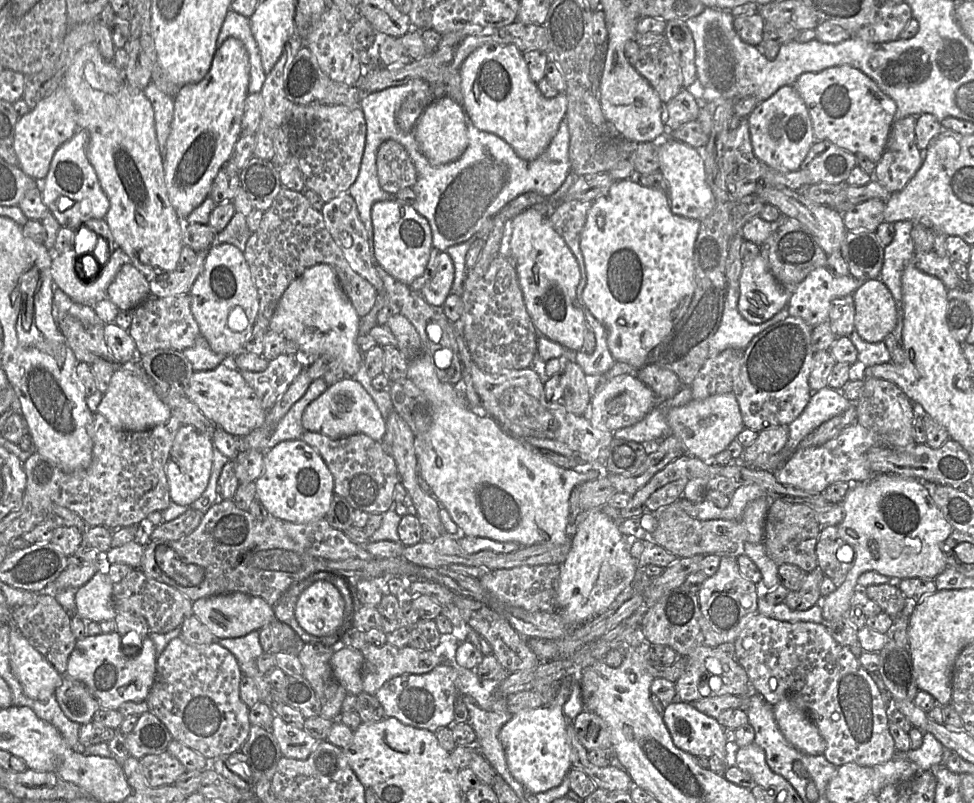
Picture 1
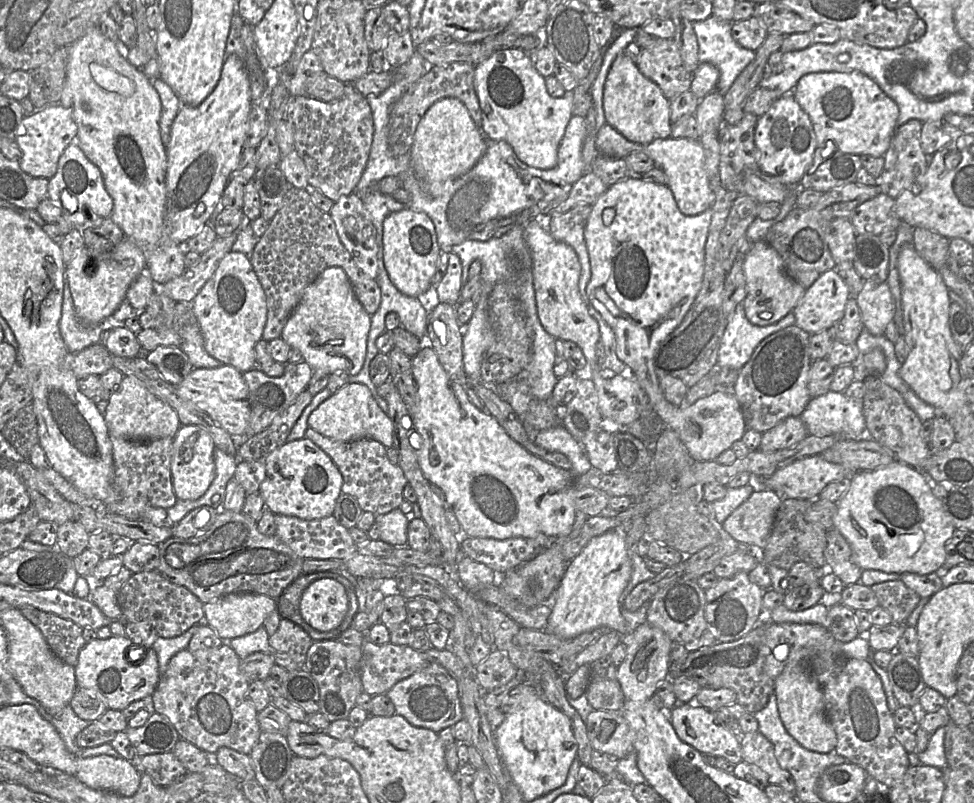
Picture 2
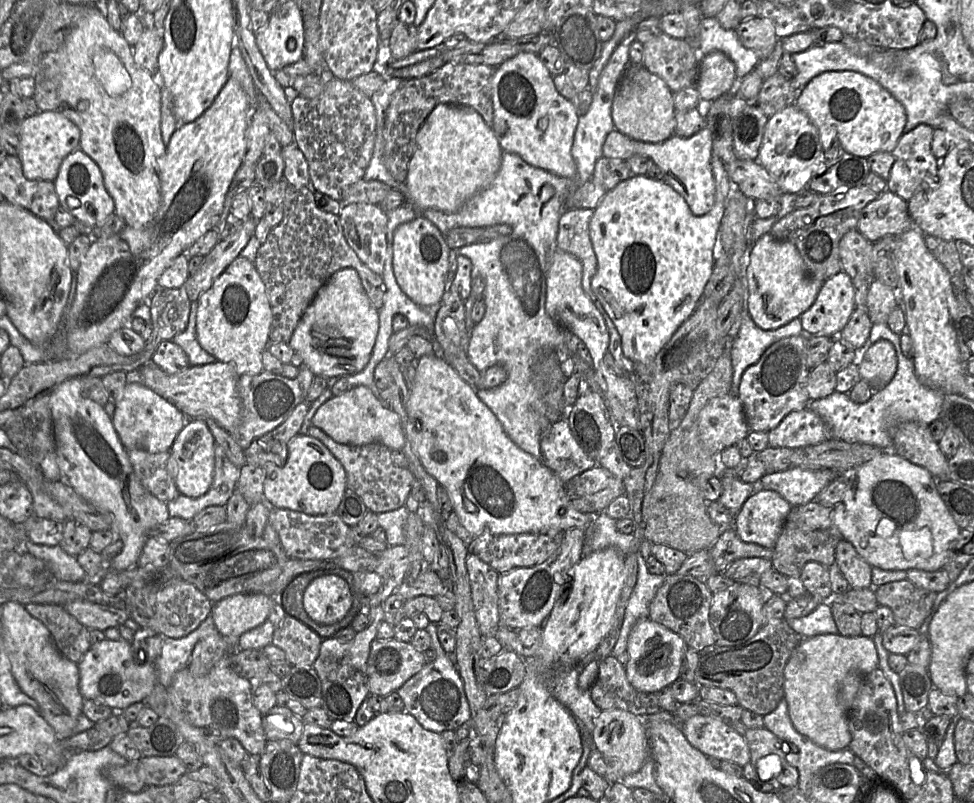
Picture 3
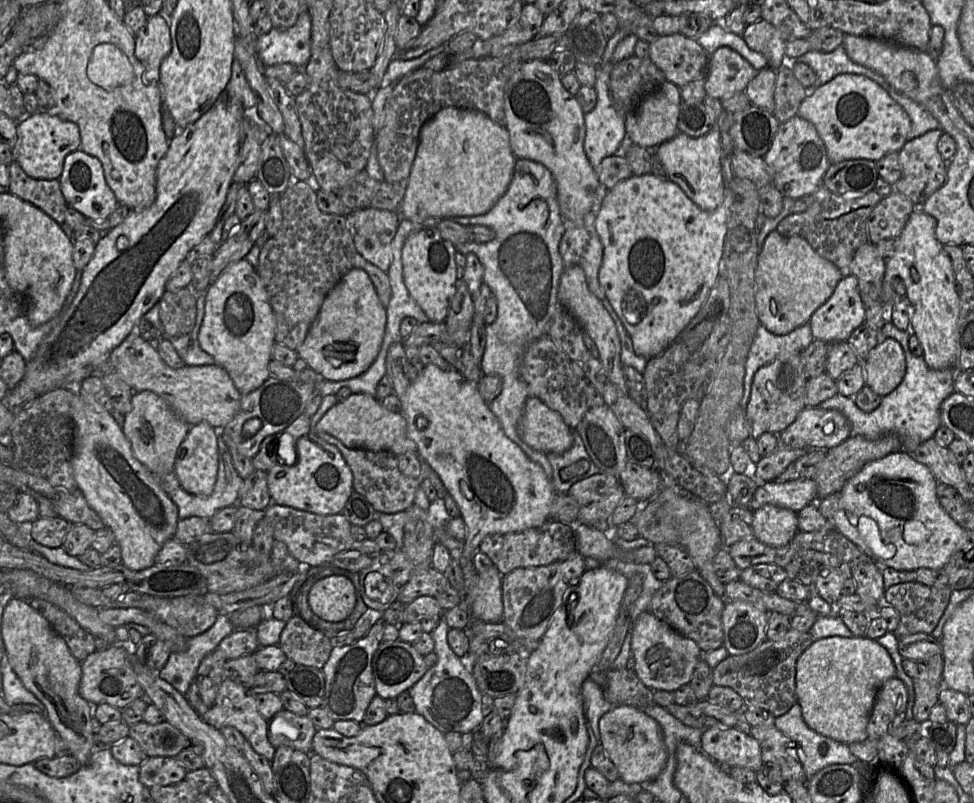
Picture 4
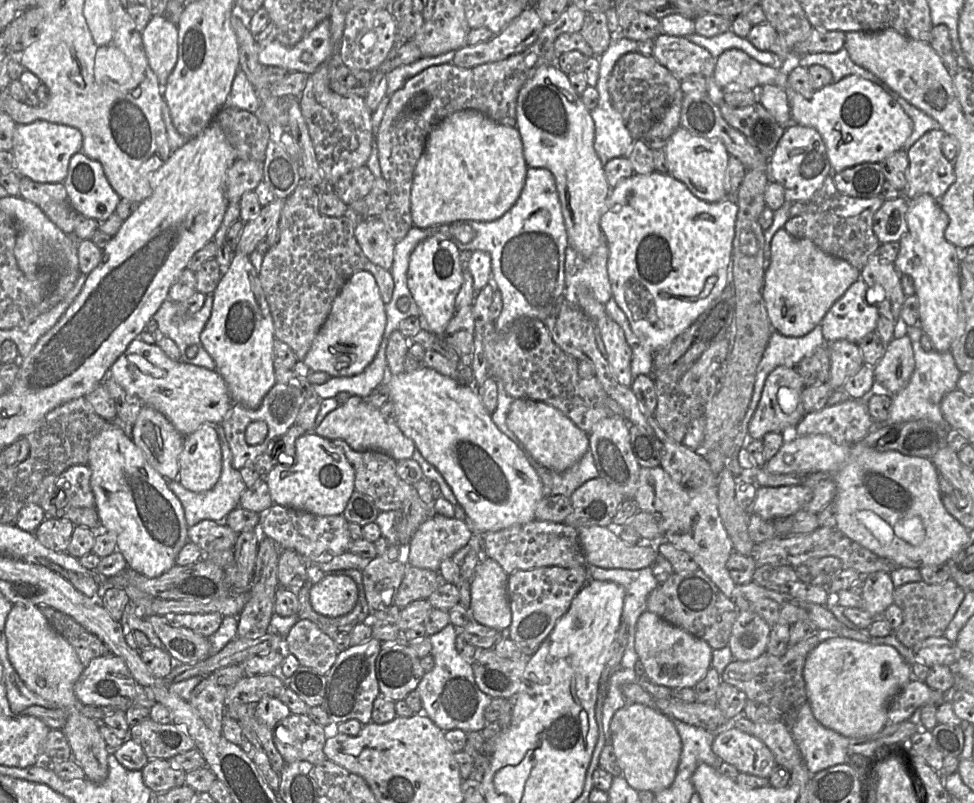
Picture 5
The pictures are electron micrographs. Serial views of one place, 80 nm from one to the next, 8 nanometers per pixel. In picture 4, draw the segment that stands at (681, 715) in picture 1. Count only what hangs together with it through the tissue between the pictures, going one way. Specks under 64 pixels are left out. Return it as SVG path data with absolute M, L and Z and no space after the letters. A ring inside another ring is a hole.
M736 728L703 731L701 751L710 759L757 772L763 766L759 742Z

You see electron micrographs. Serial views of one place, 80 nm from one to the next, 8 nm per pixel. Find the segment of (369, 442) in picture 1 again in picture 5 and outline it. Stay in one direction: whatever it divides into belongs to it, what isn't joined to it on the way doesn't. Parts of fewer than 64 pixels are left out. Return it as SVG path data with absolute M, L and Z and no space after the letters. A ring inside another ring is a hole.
M341 439L330 440L339 447L355 471L354 489L370 496L379 511L401 510L412 485L403 481L397 474L397 461L381 451L356 451Z

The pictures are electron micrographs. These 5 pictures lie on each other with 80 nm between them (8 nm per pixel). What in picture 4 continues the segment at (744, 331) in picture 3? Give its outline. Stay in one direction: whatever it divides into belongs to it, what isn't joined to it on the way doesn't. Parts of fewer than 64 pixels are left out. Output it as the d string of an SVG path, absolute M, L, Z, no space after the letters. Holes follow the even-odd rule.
M808 323L801 325L786 335L776 335L759 325L748 353L744 377L744 393L740 407L745 412L751 393L751 385L756 371L781 354L801 353L814 340Z

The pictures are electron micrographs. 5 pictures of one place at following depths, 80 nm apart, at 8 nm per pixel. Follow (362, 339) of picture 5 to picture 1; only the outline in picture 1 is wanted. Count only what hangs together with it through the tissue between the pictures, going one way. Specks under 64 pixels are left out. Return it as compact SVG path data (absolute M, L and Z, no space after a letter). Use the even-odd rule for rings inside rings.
M327 264L307 268L282 294L270 319L269 329L294 341L307 356L338 361L346 377L354 377L363 362L357 344L361 317L342 291L335 271Z

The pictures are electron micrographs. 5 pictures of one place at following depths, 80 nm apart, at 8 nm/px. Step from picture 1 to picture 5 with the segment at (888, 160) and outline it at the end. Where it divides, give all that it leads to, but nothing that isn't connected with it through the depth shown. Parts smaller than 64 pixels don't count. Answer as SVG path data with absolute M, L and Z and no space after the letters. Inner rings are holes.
M931 130L925 133L908 150L909 166L906 171L907 183L901 191L901 196L911 201L919 195L929 194L939 200L955 182L953 162L947 160L941 150L941 139L946 133L939 130Z

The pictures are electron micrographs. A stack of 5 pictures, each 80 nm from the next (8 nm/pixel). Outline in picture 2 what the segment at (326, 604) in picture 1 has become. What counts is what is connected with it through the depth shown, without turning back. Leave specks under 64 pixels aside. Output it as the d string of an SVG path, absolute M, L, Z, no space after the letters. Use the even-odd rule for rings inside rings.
M331 577L309 584L301 595L303 620L321 632L337 629L350 608L345 587Z

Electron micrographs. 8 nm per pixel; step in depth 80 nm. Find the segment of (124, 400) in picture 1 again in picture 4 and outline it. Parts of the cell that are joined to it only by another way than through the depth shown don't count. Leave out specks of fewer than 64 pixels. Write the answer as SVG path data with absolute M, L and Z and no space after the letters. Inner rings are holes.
M151 391L134 392L132 409L124 416L122 431L131 443L135 458L153 474L174 472L175 459L190 425L159 395Z

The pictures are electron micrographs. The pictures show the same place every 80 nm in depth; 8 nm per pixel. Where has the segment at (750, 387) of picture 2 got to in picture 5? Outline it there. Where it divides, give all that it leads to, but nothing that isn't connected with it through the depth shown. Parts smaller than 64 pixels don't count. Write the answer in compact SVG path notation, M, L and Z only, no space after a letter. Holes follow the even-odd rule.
M778 366L767 376L761 398L748 423L749 439L762 439L769 432L787 432L804 416L803 389L805 383L796 368Z

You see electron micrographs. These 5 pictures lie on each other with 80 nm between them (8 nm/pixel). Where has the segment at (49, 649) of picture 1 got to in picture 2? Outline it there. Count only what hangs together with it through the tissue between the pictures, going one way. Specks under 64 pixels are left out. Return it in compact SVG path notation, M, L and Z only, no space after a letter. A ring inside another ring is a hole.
M32 606L19 609L41 631L51 651L59 659L71 666L77 664L79 652L86 644L83 627L70 619Z

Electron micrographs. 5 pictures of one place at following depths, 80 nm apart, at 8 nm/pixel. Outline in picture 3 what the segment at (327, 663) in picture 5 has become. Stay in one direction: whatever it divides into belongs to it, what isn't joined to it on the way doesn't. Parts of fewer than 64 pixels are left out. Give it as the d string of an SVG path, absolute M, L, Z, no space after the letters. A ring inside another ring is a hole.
M287 614L275 628L271 644L285 652L291 666L313 668L322 641L313 629Z

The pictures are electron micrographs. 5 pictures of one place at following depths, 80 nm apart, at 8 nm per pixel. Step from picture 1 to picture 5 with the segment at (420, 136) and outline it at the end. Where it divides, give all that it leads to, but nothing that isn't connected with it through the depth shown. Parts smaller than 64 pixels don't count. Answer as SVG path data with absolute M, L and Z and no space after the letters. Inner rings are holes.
M475 110L454 112L429 133L424 151L414 170L411 189L411 215L414 226L428 228L454 222L495 221L518 200L525 183L528 165L521 136L516 128L501 125Z

